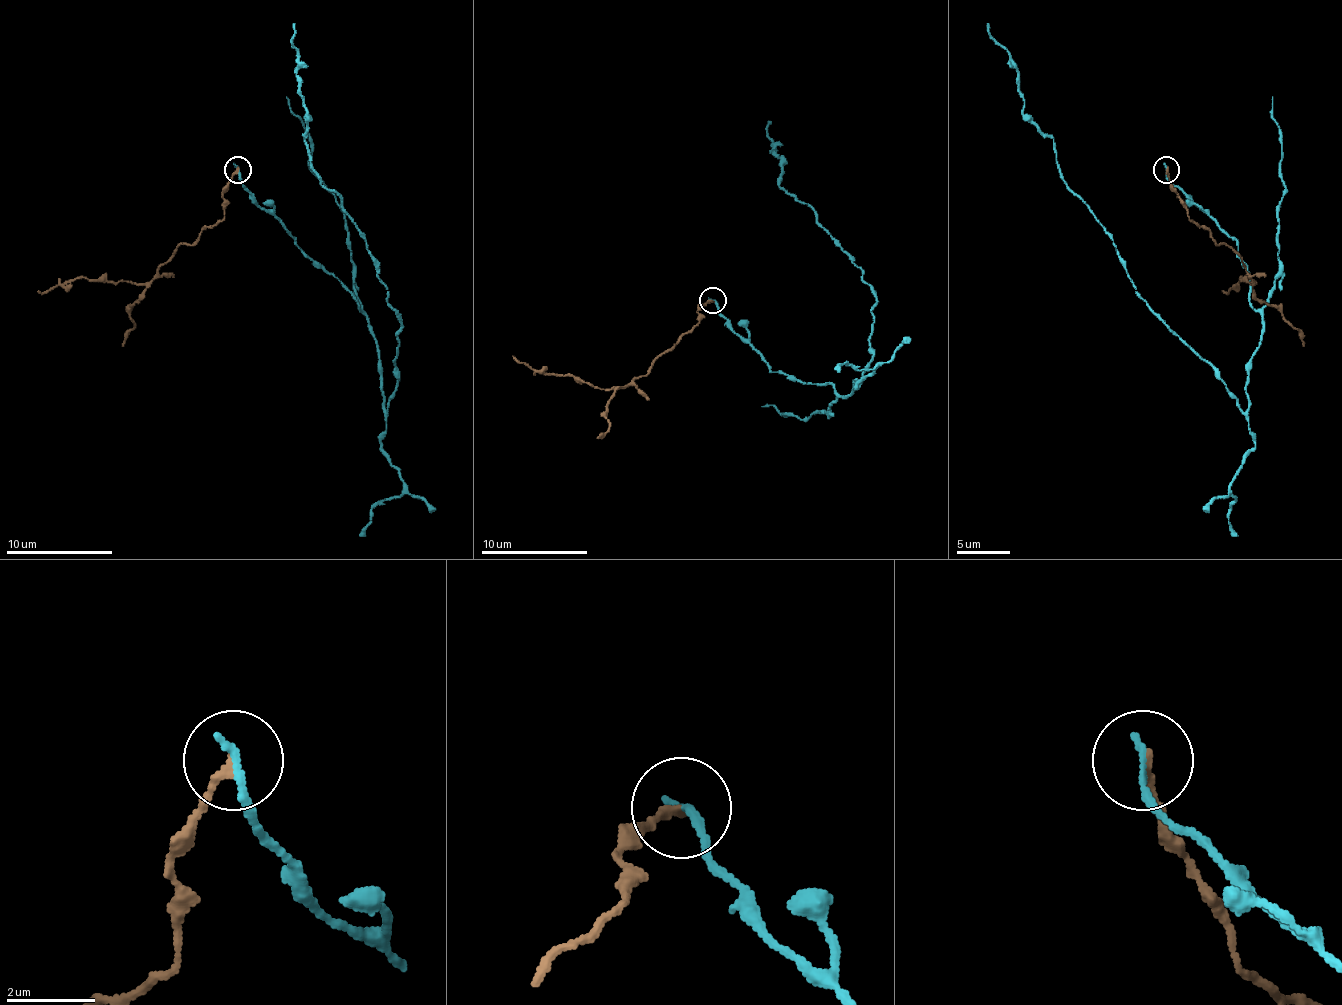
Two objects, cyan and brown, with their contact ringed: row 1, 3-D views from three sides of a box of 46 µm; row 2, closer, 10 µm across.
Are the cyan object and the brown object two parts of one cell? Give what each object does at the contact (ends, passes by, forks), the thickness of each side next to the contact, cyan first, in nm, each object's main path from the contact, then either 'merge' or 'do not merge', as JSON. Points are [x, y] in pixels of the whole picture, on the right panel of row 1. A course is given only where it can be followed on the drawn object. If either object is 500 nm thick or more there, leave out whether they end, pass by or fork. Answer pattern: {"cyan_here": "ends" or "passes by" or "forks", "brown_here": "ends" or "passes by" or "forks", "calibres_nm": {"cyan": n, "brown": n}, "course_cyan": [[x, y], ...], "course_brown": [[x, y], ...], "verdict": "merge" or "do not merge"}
{"cyan_here": "ends", "brown_here": "ends", "calibres_nm": {"cyan": 200, "brown": 200}, "course_cyan": [[1165, 169], [1237, 243], [1264, 317], [1242, 410], [1147, 304], [1070, 190], [988, 23]], "course_brown": [[1165, 169], [1187, 216], [1208, 230], [1216, 243], [1226, 243], [1256, 283], [1240, 278], [1229, 291], [1221, 291]], "verdict": "do not merge"}

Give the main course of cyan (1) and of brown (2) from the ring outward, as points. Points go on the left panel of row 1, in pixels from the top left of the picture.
1: (237, 169), (239, 182), (367, 317), (388, 410), (401, 317), (388, 304), (364, 235), (311, 163), (292, 23)
2: (237, 169), (223, 193), (223, 216), (192, 243), (181, 243), (149, 280), (128, 283), (85, 278), (38, 291)

